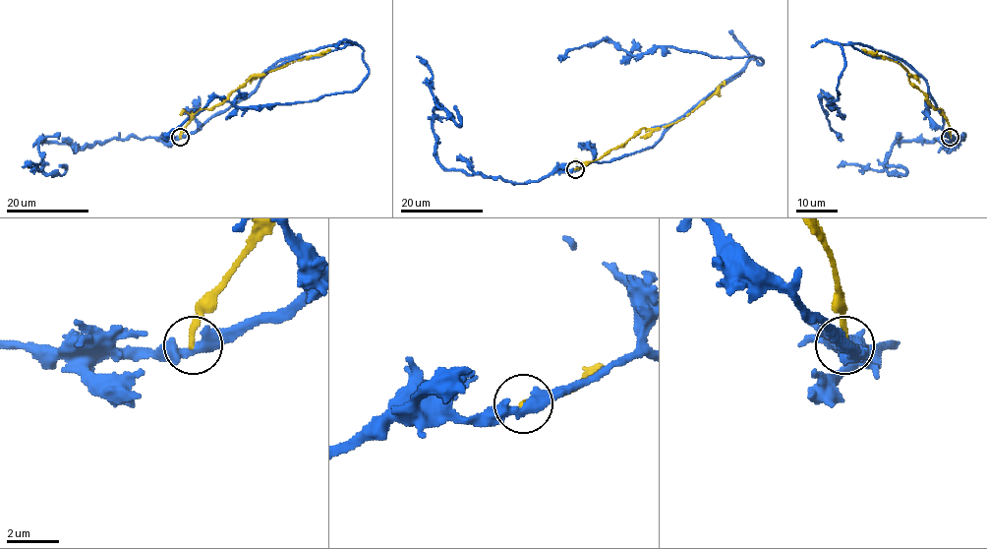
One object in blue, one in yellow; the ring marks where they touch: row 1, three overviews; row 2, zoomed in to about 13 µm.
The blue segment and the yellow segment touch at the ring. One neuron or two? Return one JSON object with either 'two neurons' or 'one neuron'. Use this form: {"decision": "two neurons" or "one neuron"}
{"decision": "two neurons"}

